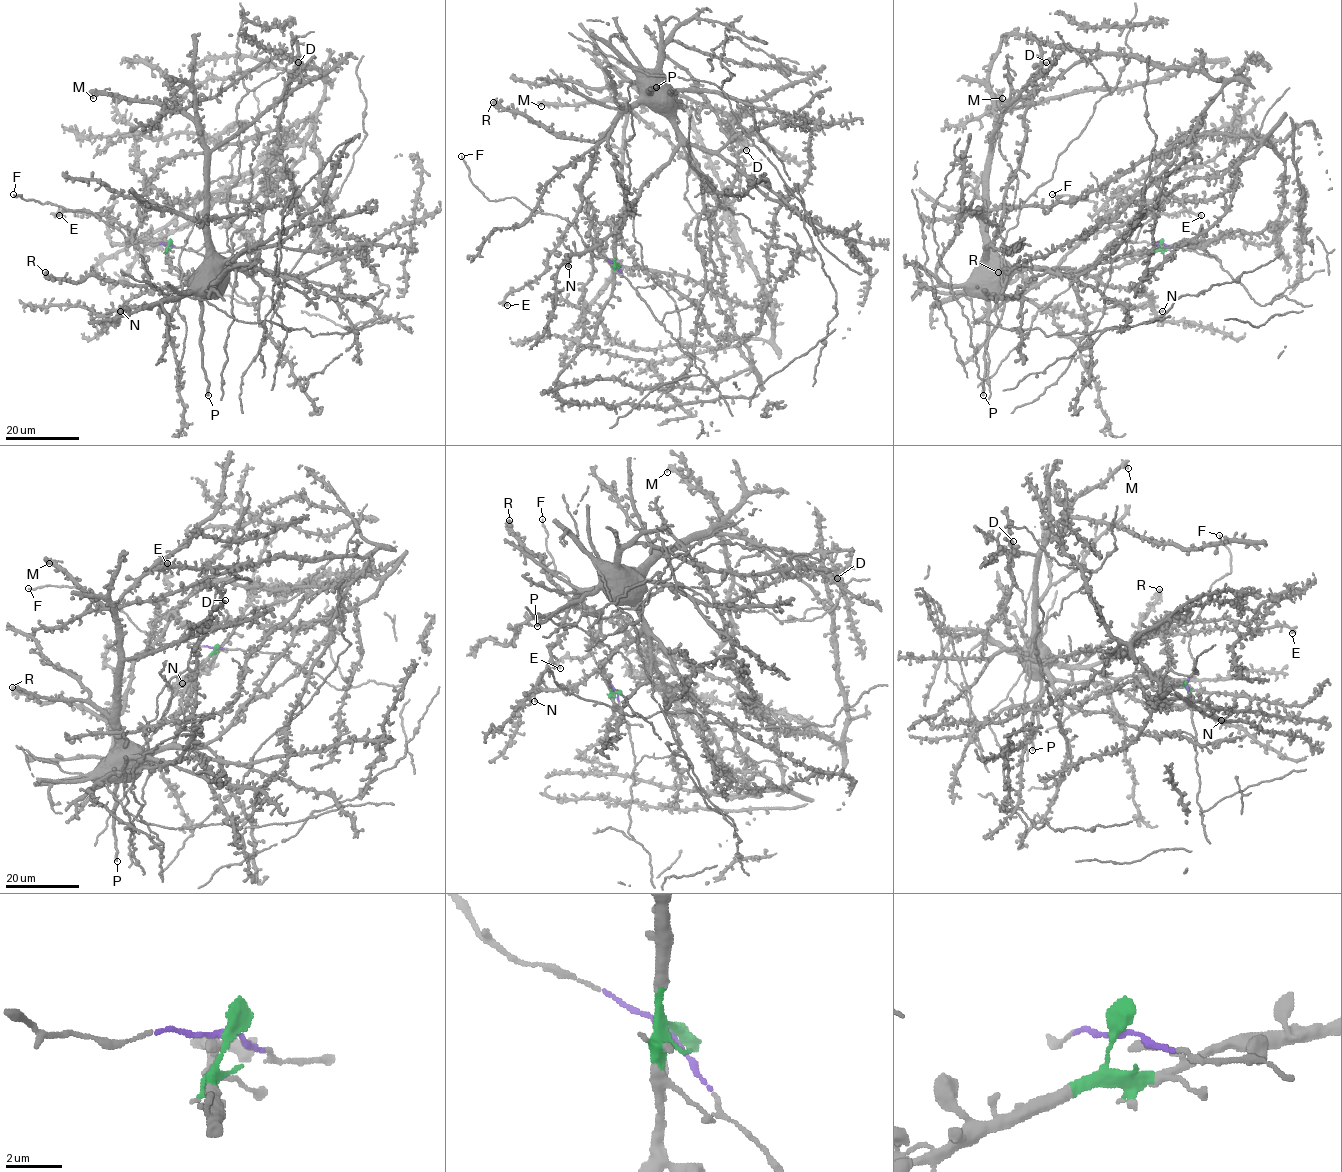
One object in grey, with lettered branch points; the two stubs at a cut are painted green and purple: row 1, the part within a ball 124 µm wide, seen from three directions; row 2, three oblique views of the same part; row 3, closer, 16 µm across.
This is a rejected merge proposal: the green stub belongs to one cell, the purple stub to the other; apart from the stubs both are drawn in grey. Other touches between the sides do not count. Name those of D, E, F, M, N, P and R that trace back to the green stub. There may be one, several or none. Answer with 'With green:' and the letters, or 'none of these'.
With green: D, E, M, N, P, R

